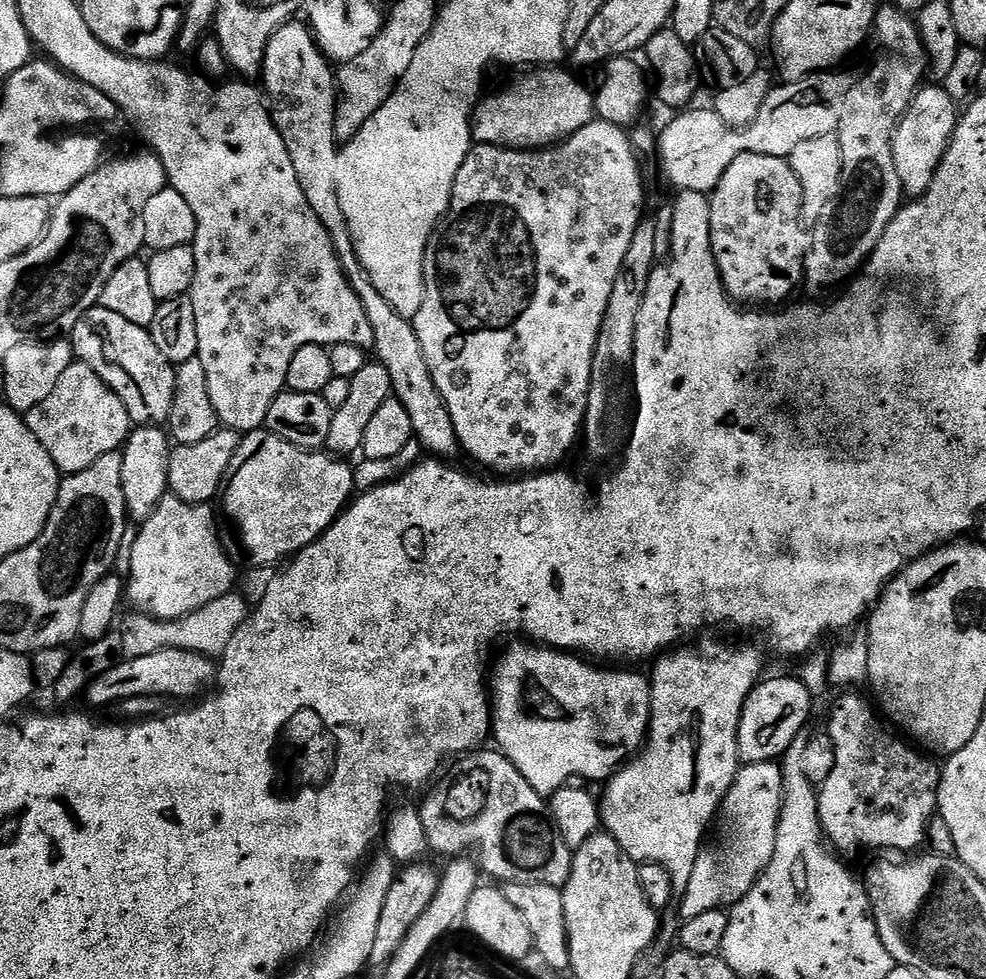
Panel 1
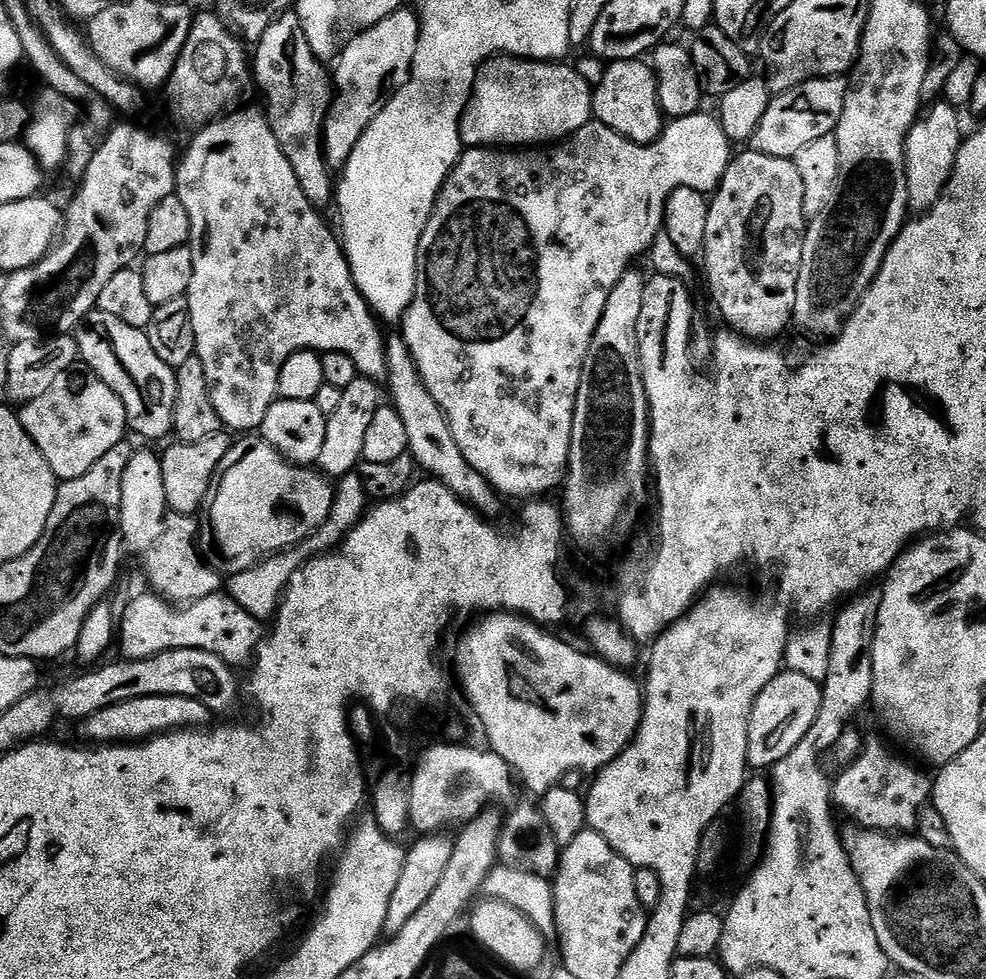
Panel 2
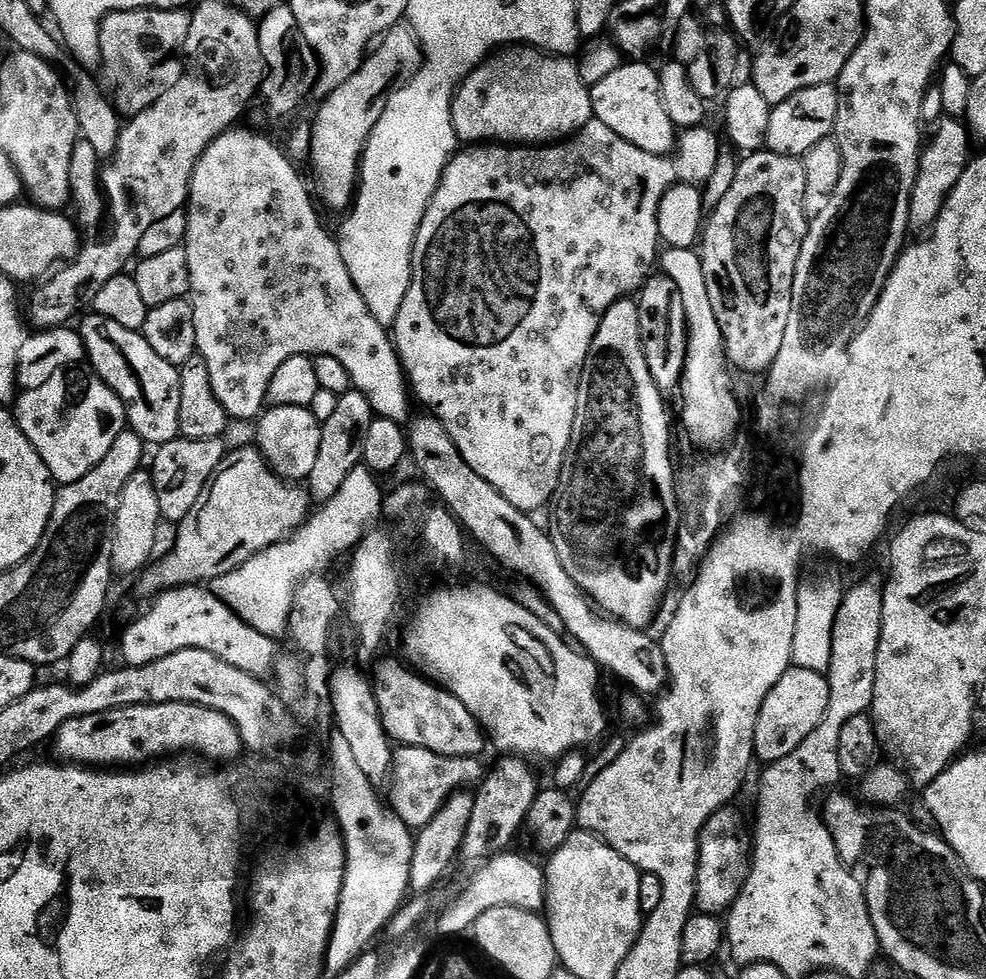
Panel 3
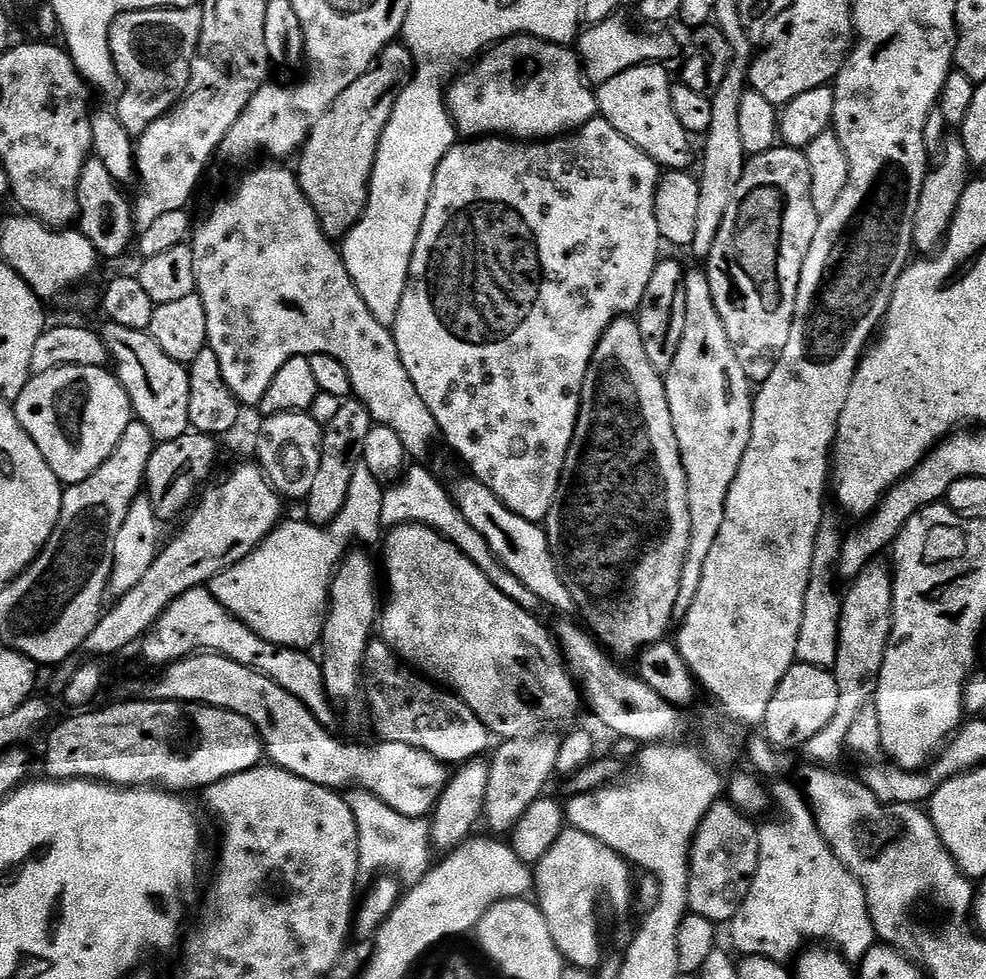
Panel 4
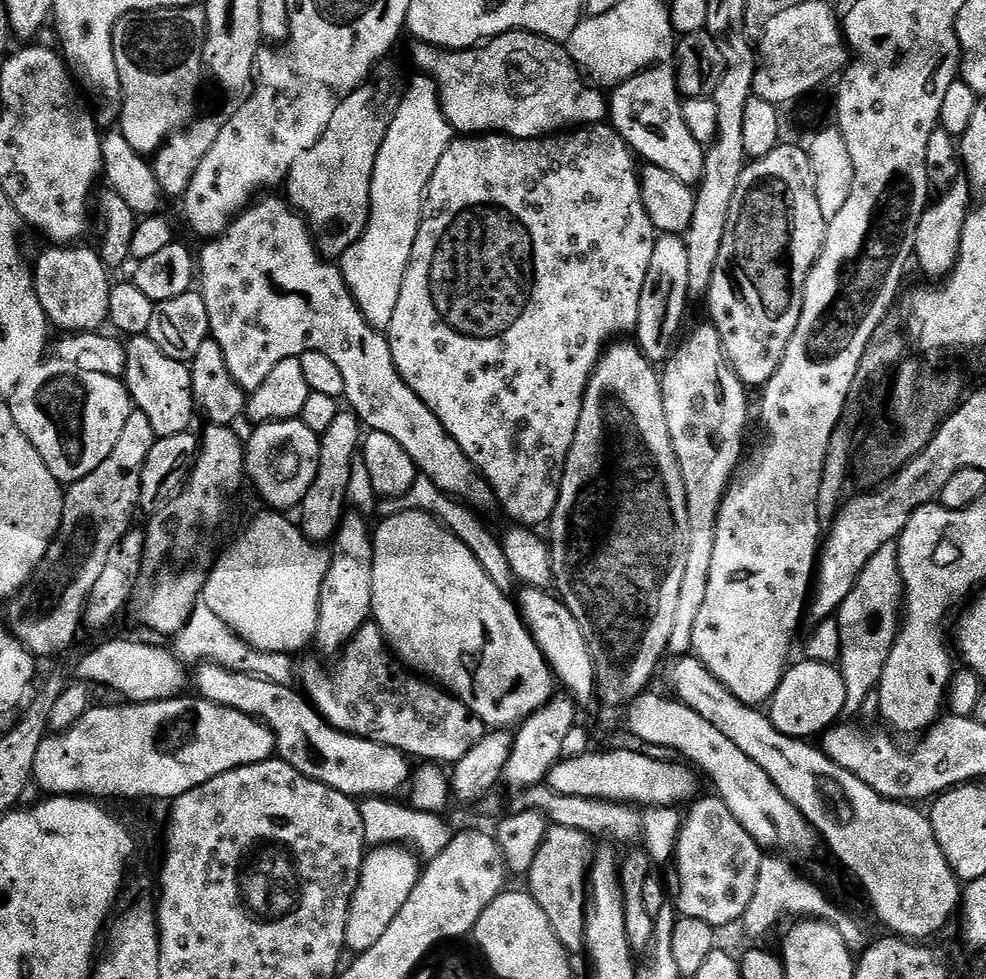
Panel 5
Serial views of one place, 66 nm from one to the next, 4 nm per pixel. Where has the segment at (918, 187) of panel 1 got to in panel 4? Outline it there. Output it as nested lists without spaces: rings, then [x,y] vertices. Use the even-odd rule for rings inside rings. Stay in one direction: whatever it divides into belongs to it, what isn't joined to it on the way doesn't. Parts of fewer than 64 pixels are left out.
[[[952,134],[944,141],[943,152],[935,161],[934,167],[924,179],[924,185],[918,198],[918,210],[914,210],[914,234],[912,242],[917,253],[932,254],[943,244],[948,235],[948,227],[958,208],[958,202],[962,194],[968,189],[970,183],[970,165],[966,146],[960,140],[959,135]]]

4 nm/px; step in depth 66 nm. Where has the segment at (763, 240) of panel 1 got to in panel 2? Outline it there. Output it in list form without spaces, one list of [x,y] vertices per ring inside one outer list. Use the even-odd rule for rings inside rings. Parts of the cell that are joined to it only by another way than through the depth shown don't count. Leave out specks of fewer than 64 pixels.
[[[747,150],[741,154],[733,155],[731,164],[728,165],[726,174],[720,179],[720,187],[716,189],[708,205],[708,217],[706,218],[706,234],[704,235],[704,276],[708,279],[708,292],[720,311],[720,316],[725,320],[727,327],[737,336],[747,338],[752,342],[772,342],[775,336],[780,336],[787,330],[788,324],[793,323],[792,311],[794,310],[794,298],[798,294],[798,274],[802,266],[802,246],[806,231],[806,217],[804,215],[804,187],[802,186],[802,174],[798,174],[798,166],[795,159],[767,156],[755,150]]]

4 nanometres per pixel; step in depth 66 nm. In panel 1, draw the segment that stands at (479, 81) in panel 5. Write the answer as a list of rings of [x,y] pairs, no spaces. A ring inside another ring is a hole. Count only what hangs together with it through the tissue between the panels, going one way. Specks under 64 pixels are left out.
[[[544,66],[529,71],[532,72],[529,76],[514,81],[509,88],[502,89],[488,101],[485,99],[474,112],[473,141],[476,144],[517,150],[551,148],[578,134],[582,126],[597,119],[593,89],[579,84],[570,73],[562,69],[560,66]]]

